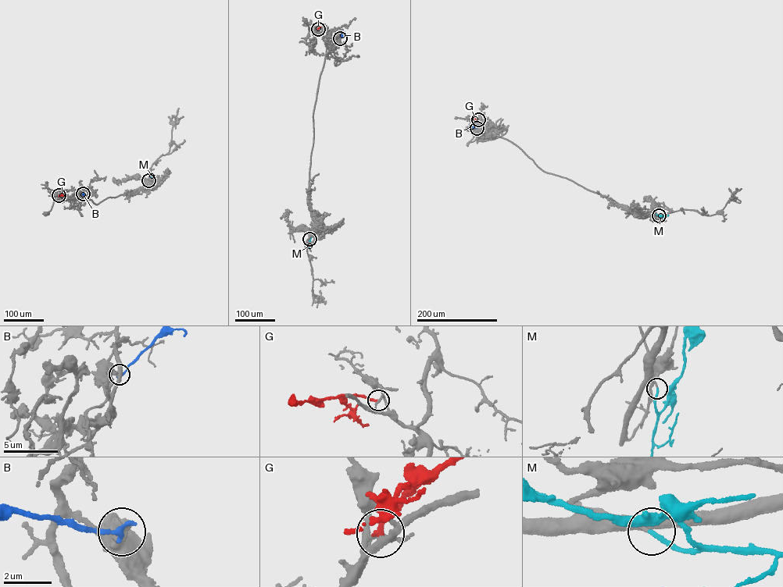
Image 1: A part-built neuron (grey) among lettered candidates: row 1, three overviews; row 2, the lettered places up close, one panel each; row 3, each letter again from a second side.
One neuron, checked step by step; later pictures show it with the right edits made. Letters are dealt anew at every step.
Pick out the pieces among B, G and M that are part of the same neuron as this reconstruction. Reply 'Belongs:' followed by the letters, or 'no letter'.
Belongs: M

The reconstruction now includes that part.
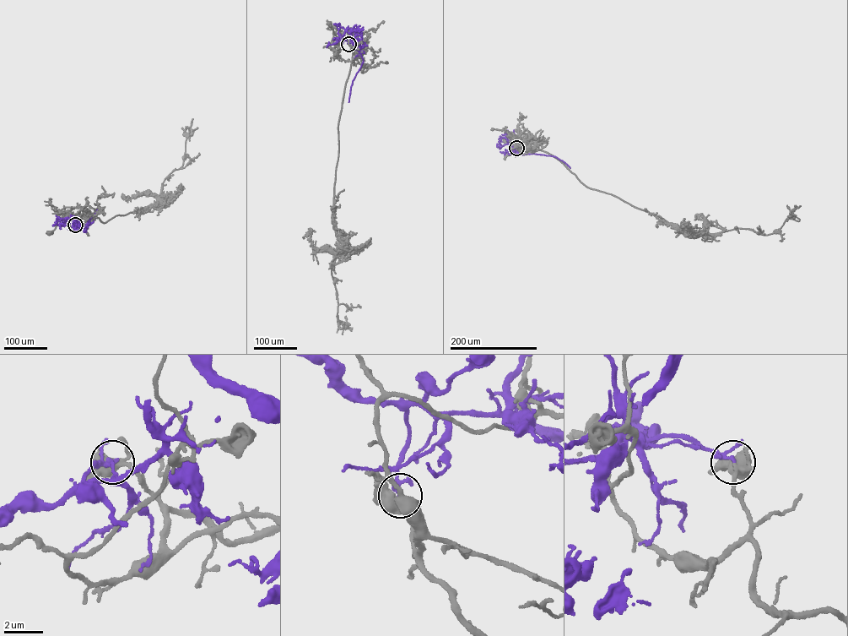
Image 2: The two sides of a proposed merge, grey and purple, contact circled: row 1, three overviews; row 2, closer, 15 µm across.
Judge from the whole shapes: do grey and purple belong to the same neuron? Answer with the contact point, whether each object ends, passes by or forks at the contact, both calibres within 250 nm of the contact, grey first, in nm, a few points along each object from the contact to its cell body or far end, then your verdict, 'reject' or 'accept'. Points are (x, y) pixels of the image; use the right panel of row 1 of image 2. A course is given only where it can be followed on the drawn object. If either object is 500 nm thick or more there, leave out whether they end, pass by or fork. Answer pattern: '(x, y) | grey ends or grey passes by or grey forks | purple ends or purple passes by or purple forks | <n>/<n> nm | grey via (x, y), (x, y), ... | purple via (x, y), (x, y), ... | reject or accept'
(516, 148) | grey forks | purple forks | 420/110 nm | grey via (516, 148), (520, 152), (532, 148), (521, 141), (520, 136), (525, 130), (515, 138), (505, 142) | purple via (516, 148), (514, 144), (515, 153), (517, 154), (555, 156), (569, 168) | reject

